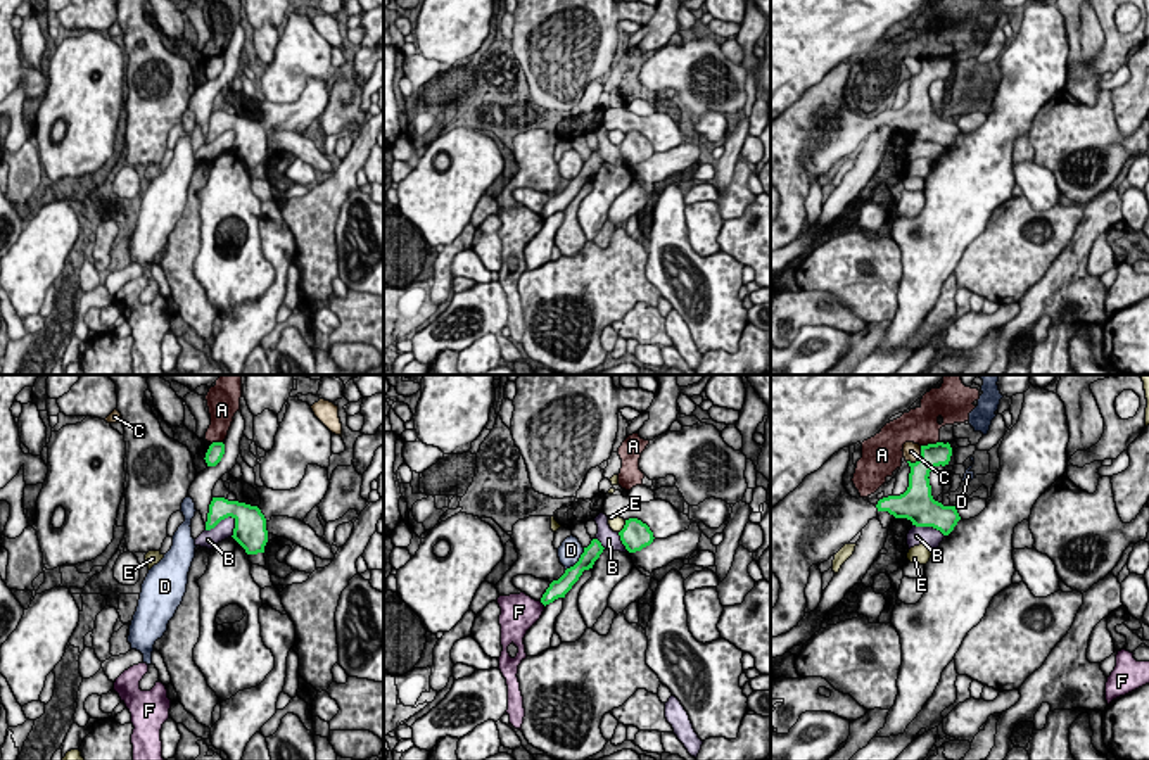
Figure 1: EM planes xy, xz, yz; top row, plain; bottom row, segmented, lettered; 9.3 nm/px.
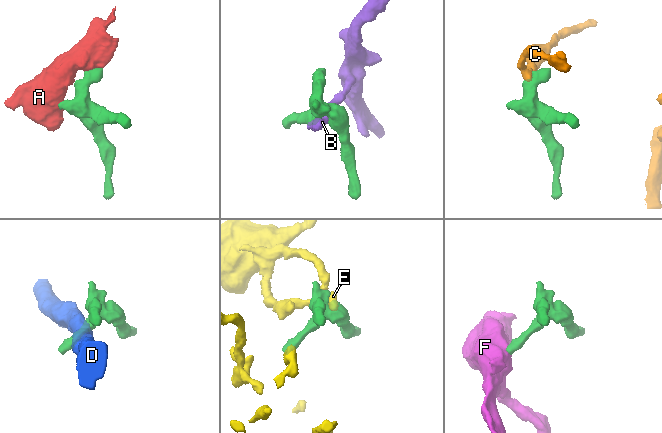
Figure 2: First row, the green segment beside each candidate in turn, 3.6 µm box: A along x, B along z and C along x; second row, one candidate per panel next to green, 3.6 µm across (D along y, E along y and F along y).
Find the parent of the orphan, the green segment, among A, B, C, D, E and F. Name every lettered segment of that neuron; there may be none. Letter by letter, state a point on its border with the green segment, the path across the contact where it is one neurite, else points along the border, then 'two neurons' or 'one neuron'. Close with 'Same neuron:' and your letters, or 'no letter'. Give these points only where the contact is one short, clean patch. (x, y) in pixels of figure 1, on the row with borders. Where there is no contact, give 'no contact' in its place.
A: yz (930, 444) | along yz (939, 441), (921, 446) | two neurons
B: xy (220, 520) | two neurons
C: yz (920, 458) | along yz (921, 446), (921, 455), (914, 462), (907, 462) | two neurons
D: xz (579, 560) | along xz (584, 548), (581, 557), (565, 570) | two neurons
E: xz (624, 527) | two neurons
F: xz (543, 603) | along xz (539, 601), (545, 605) | two neurons
Same neuron: no letter

